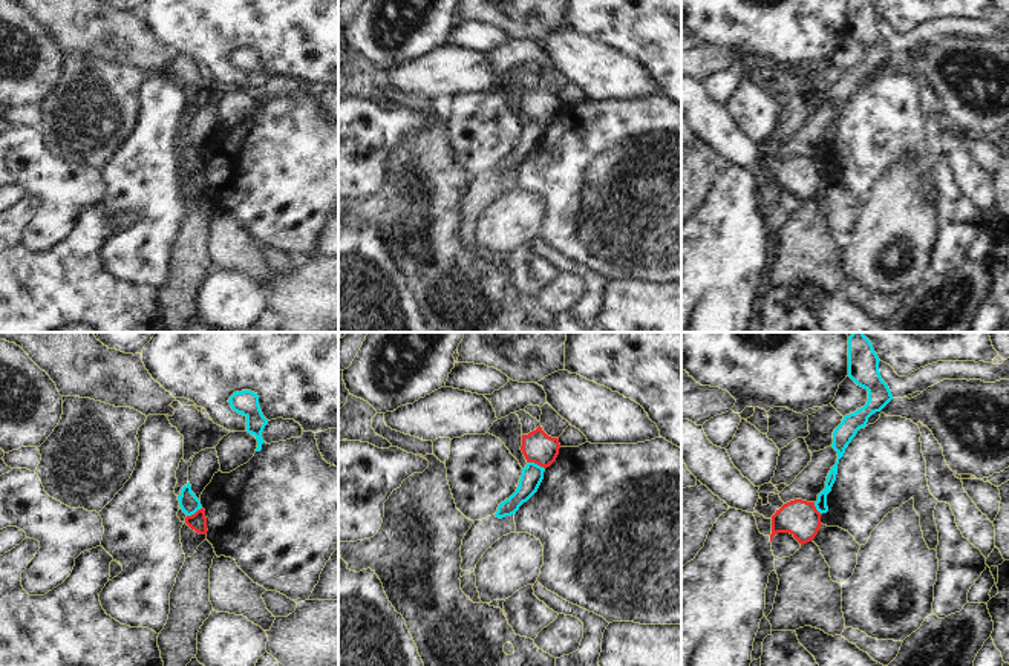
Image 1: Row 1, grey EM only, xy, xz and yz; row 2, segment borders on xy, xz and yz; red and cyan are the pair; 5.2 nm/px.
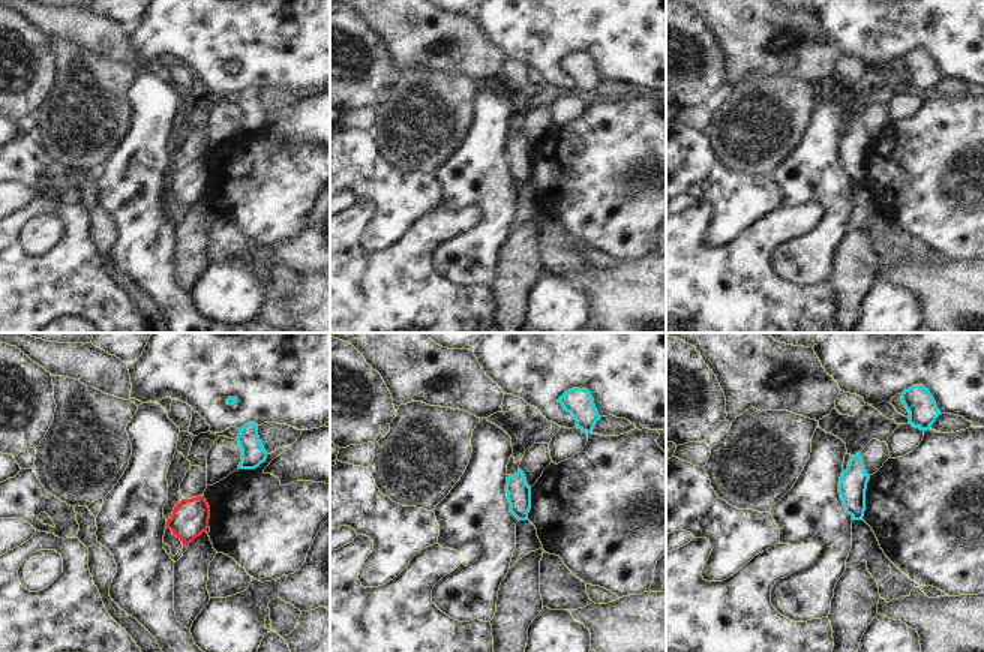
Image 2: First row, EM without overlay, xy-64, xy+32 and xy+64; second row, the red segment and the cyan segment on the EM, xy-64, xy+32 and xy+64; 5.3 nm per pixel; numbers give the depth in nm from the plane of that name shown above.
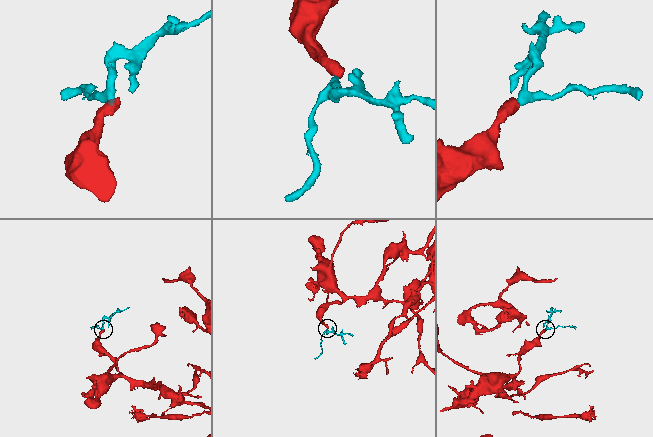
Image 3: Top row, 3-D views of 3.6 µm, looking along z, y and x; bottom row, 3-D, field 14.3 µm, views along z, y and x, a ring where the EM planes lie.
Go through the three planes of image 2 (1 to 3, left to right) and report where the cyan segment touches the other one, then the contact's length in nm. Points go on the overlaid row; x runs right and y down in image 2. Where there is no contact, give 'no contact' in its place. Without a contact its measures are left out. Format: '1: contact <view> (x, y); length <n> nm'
1: no contact
2: no contact
3: no contact

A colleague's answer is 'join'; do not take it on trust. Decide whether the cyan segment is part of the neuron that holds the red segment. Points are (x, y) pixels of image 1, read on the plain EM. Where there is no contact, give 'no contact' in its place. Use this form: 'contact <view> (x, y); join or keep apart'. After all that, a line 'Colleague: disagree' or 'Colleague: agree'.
contact xz (536, 120); keep apart
Colleague: disagree

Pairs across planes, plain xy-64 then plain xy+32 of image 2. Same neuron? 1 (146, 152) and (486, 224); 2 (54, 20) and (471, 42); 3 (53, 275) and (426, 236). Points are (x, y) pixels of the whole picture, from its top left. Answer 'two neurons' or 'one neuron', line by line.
1: one neuron
2: one neuron
3: one neuron

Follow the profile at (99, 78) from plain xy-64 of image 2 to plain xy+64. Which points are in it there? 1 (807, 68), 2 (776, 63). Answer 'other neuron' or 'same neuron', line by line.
1: other neuron
2: other neuron

